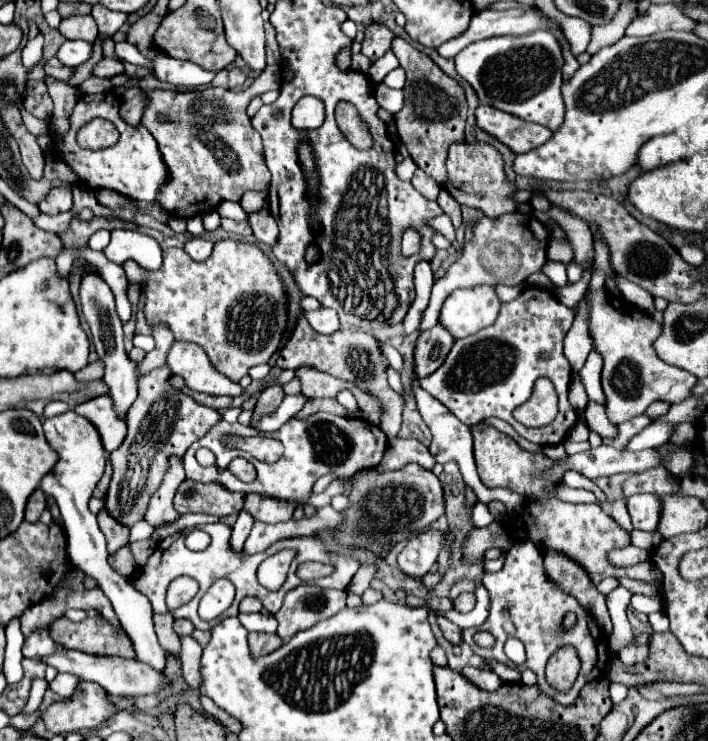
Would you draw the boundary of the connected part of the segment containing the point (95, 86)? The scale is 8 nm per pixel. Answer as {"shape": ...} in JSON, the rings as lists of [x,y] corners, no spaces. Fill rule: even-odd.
{"shape":[[[89,77],[85,83],[81,83],[79,93],[103,93],[111,87],[109,79],[101,79],[101,77]]]}

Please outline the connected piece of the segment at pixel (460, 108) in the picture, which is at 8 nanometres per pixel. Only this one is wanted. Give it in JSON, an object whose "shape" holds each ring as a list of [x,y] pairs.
{"shape":[[[395,37],[391,51],[399,59],[401,67],[407,73],[405,83],[405,107],[395,115],[399,127],[399,139],[407,145],[407,151],[417,167],[421,167],[429,177],[439,185],[447,179],[445,159],[447,149],[453,141],[463,141],[465,117],[467,117],[467,99],[459,81],[445,75],[425,53],[411,47],[405,39]]]}

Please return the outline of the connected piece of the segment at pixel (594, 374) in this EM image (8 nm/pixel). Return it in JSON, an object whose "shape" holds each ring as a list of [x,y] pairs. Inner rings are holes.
{"shape":[[[591,351],[583,369],[579,371],[579,377],[585,385],[587,397],[605,407],[605,395],[603,395],[603,389],[601,389],[601,365],[603,365],[603,361],[599,357],[601,357],[599,353]]]}

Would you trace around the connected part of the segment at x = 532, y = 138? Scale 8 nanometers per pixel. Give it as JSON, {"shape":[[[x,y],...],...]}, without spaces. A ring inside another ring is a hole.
{"shape":[[[479,105],[475,111],[477,125],[497,137],[501,143],[511,147],[515,153],[527,153],[545,143],[553,133],[539,123],[525,123],[515,115],[497,111],[489,105]]]}

